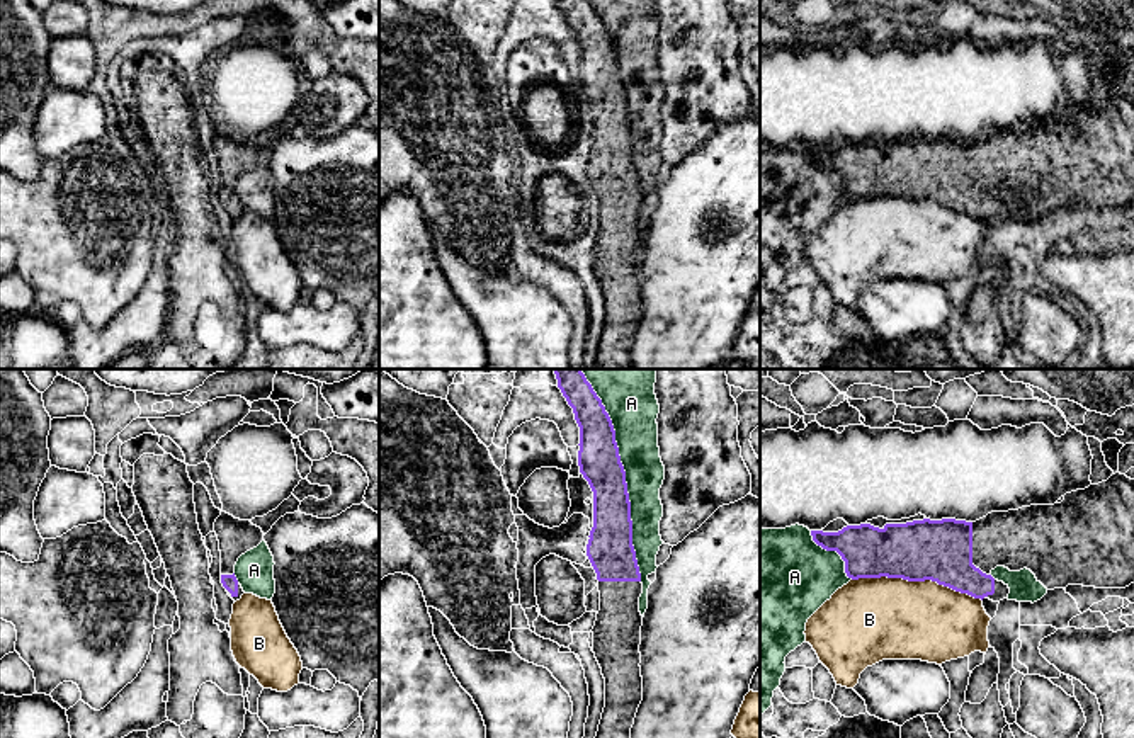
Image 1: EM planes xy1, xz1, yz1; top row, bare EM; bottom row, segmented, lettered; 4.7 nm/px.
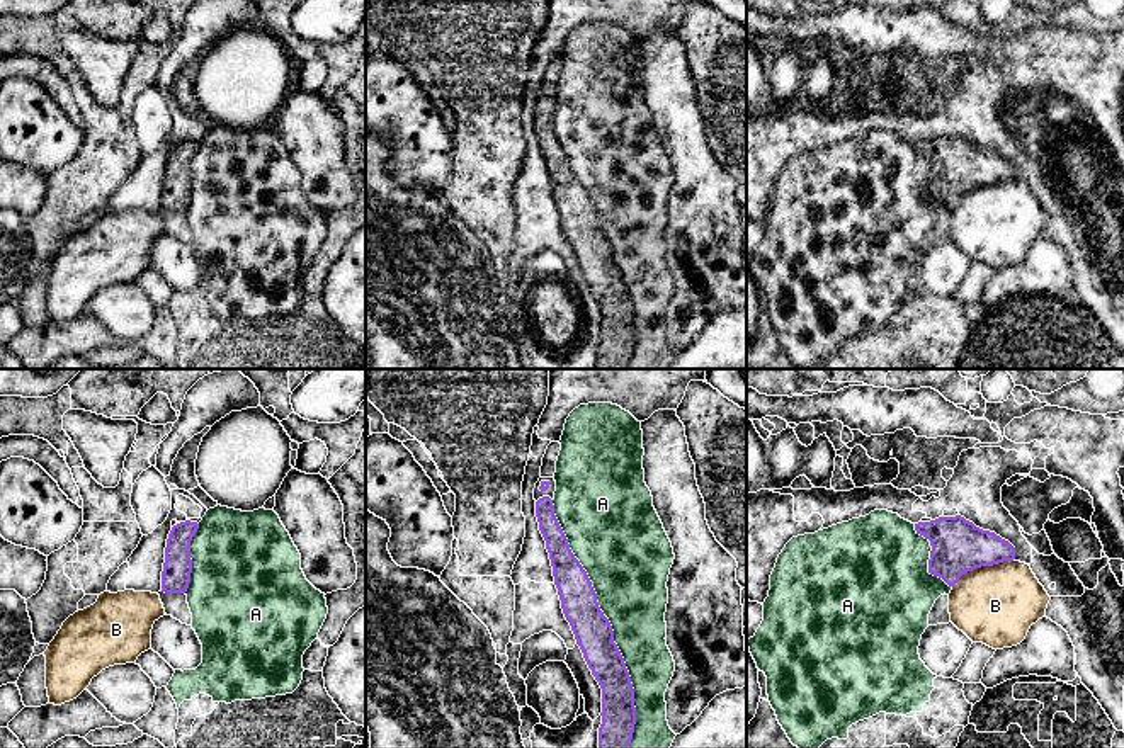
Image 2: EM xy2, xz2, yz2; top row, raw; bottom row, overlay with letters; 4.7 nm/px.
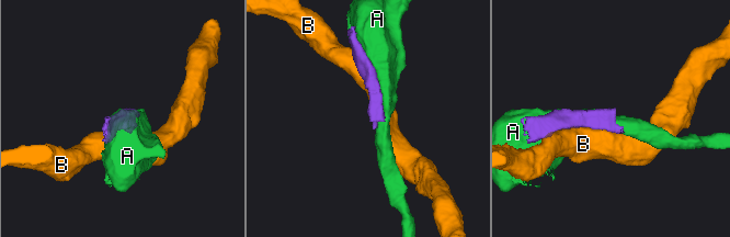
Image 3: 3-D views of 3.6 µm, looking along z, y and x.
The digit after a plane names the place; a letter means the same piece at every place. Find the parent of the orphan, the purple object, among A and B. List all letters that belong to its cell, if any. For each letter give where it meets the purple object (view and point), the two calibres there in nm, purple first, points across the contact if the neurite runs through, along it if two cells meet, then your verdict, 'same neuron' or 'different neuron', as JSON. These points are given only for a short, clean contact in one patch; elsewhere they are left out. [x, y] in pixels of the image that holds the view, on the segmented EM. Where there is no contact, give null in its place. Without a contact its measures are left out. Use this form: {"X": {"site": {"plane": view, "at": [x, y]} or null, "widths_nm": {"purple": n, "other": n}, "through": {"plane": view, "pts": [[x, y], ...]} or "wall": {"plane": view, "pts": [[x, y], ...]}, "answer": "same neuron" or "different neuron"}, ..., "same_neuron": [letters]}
{"A": {"site": {"plane": "xz2", "at": [609, 624]}, "widths_nm": {"purple": 180, "other": 360}, "answer": "different neuron"}, "B": {"site": {"plane": "yz1", "at": [917, 580]}, "widths_nm": {"purple": 280, "other": 380}, "answer": "different neuron"}, "same_neuron": []}

